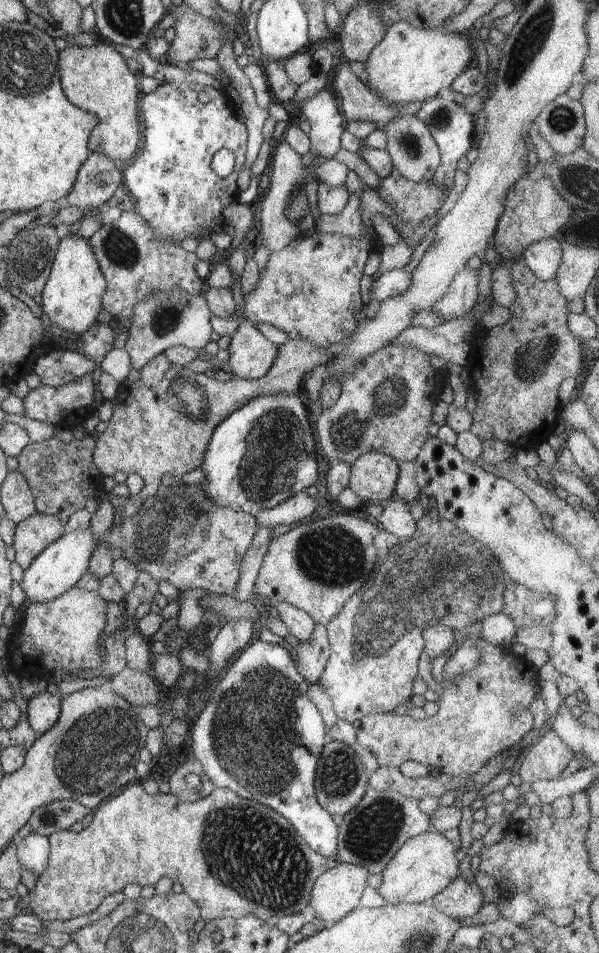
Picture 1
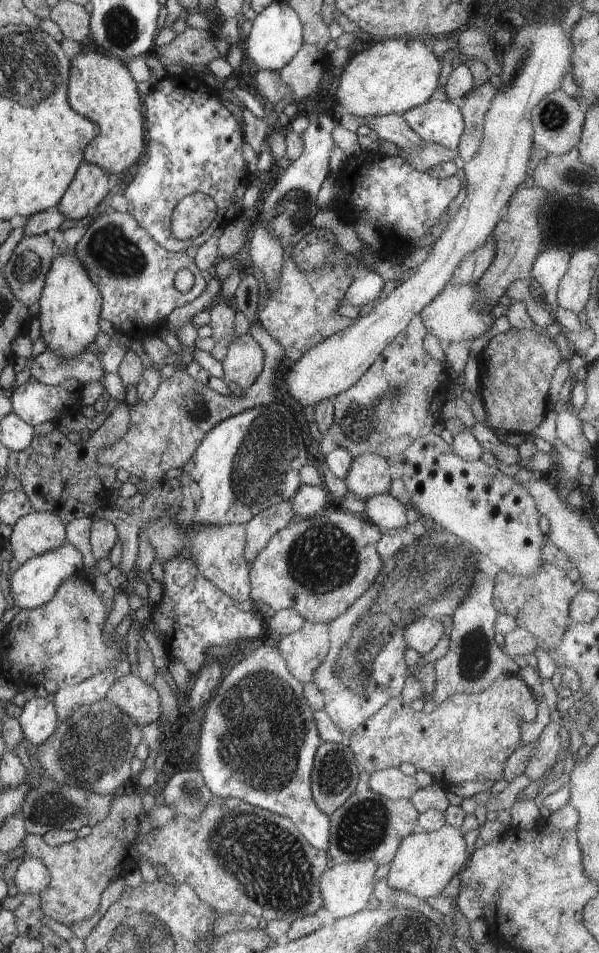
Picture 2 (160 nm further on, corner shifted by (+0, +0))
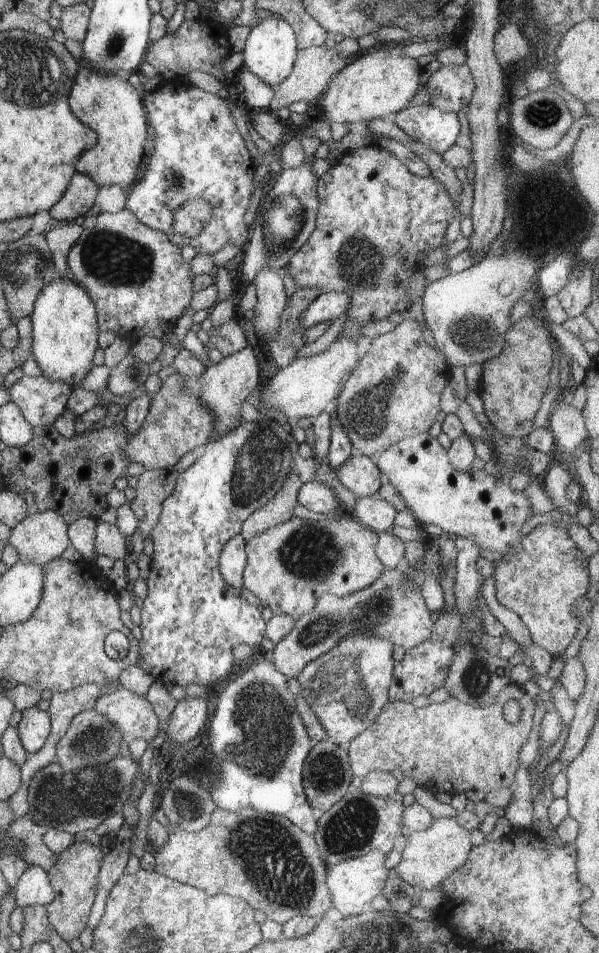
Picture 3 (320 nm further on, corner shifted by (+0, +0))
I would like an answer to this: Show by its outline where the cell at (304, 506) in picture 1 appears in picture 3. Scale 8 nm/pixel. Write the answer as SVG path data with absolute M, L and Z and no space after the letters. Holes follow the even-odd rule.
M315 480L304 483L298 489L297 499L298 503L314 512L325 515L341 512L341 505L334 491Z

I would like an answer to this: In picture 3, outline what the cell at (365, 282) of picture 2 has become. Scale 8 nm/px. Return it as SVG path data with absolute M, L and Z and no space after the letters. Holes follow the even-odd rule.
M322 292L308 306L307 311L299 316L299 323L306 329L320 323L332 323L338 316L344 314L350 301L351 298L344 292Z

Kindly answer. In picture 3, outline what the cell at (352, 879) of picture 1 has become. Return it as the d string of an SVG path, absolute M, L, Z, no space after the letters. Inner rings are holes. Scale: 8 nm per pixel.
M370 851L361 857L348 859L329 867L327 870L327 887L331 899L344 917L359 915L370 909L370 902L383 891L389 869L384 865L387 855L380 851Z

